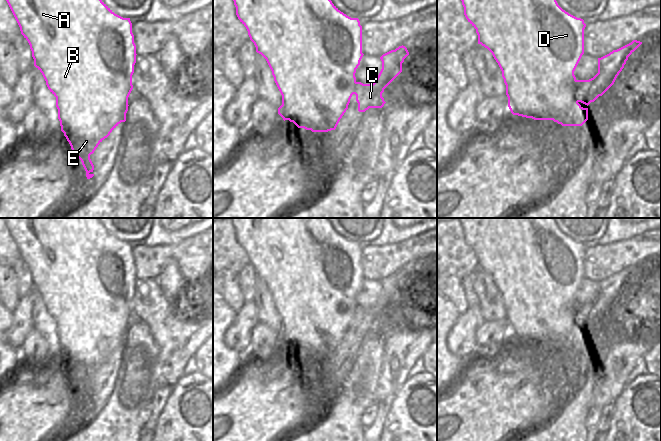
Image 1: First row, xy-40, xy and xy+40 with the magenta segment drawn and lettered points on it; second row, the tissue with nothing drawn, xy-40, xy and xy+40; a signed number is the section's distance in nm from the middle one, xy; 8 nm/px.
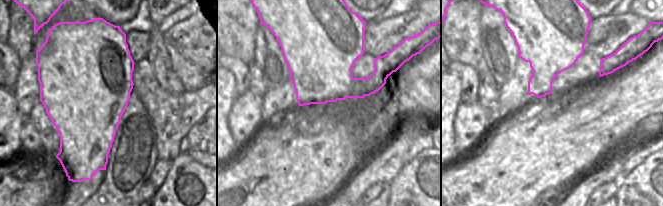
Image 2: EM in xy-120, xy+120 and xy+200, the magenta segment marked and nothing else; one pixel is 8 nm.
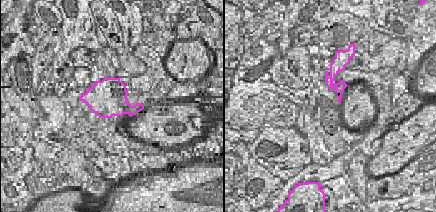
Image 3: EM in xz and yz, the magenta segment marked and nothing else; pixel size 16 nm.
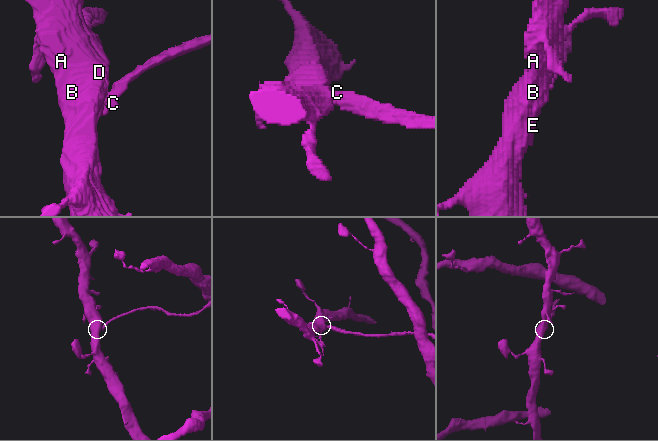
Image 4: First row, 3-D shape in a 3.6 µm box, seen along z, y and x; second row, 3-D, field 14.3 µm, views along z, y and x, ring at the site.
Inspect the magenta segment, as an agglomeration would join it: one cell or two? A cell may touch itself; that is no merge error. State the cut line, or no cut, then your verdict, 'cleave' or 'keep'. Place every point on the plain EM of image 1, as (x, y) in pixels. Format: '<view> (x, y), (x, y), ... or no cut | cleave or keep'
xy+40 (575, 304), (574, 321), (578, 325) | cleave

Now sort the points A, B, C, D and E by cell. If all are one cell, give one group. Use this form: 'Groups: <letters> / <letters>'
Groups: A B D E / C.

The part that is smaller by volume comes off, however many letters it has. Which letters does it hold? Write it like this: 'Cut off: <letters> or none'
Cut off: C.

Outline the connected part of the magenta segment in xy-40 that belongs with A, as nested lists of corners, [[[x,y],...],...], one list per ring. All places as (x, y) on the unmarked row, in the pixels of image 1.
[[[3,218],[28,265],[34,290],[42,297],[50,316],[56,321],[61,355],[74,379],[79,382],[87,403],[94,400],[90,379],[121,347],[126,345],[128,321],[133,313],[136,269],[130,242],[115,238],[98,218]]]

